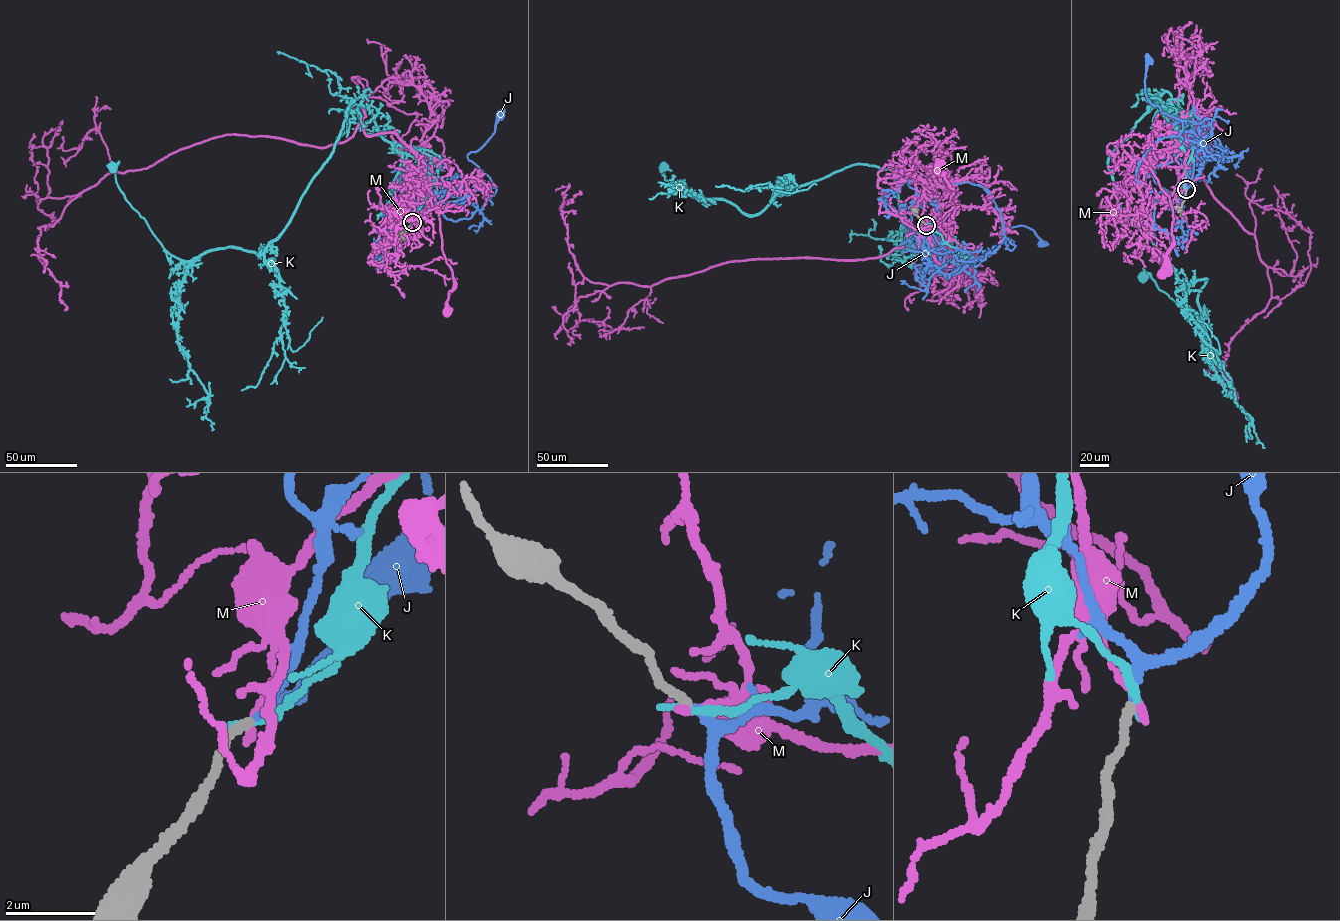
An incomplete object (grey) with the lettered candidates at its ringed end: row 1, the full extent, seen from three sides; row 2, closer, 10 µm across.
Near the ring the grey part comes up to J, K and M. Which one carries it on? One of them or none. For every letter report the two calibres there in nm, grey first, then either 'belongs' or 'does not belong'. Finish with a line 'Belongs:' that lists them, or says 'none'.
J: calibres 180 and 130 nm; belongs
K: calibres 190 and 180 nm; does not belong
M: calibres 190 and 190 nm; does not belong
Belongs: J

